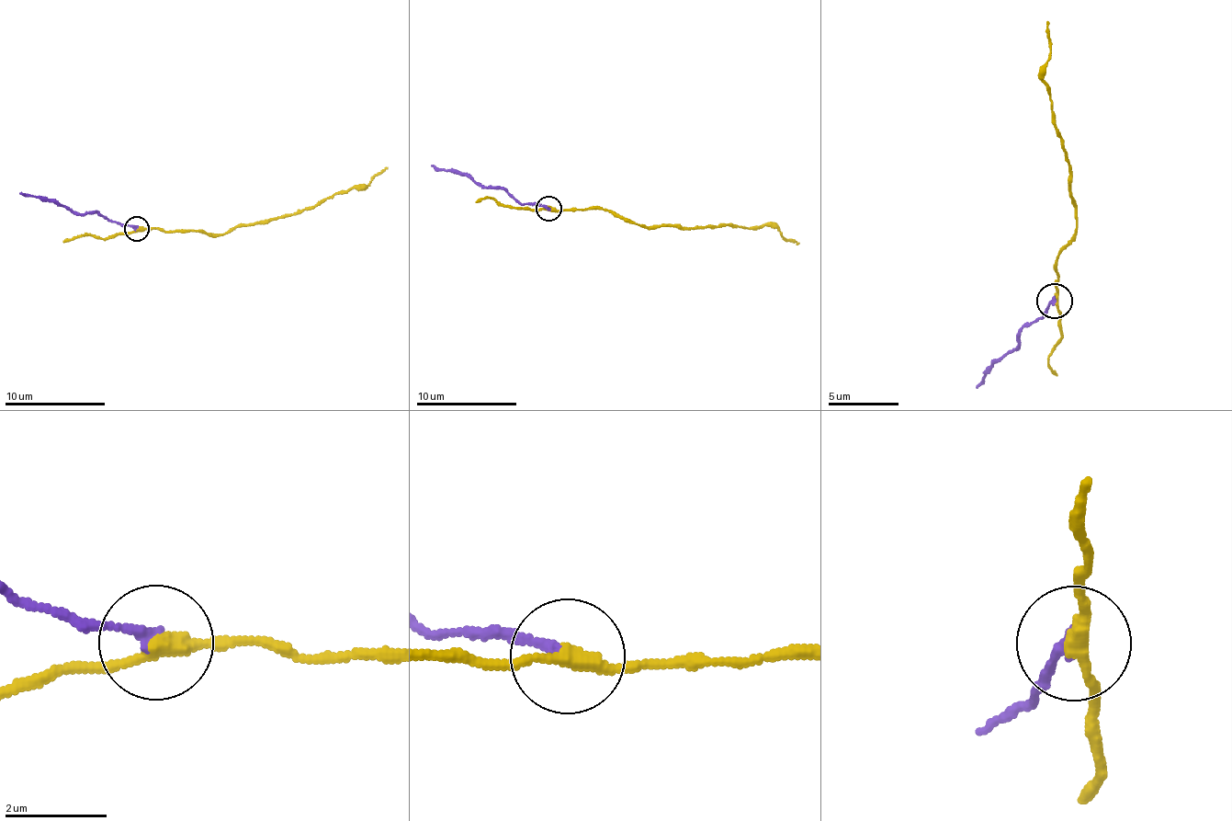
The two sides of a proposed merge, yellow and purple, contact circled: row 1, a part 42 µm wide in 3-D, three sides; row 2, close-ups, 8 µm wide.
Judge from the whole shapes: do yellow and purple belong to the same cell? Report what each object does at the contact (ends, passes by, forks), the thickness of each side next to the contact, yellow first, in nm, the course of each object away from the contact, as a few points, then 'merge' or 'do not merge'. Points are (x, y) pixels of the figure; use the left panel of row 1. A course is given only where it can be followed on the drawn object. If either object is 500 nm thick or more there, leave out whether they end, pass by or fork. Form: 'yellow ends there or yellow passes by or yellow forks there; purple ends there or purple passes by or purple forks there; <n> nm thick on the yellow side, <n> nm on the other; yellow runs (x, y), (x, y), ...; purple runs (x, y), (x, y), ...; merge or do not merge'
yellow passes by; purple ends there; 280 nm thick on the yellow side, 220 nm on the other; yellow runs (137, 229), (230, 232), (299, 214), (336, 194), (367, 185), (387, 168); purple runs (134, 229), (92, 212), (74, 214), (51, 202), (19, 193); do not merge

